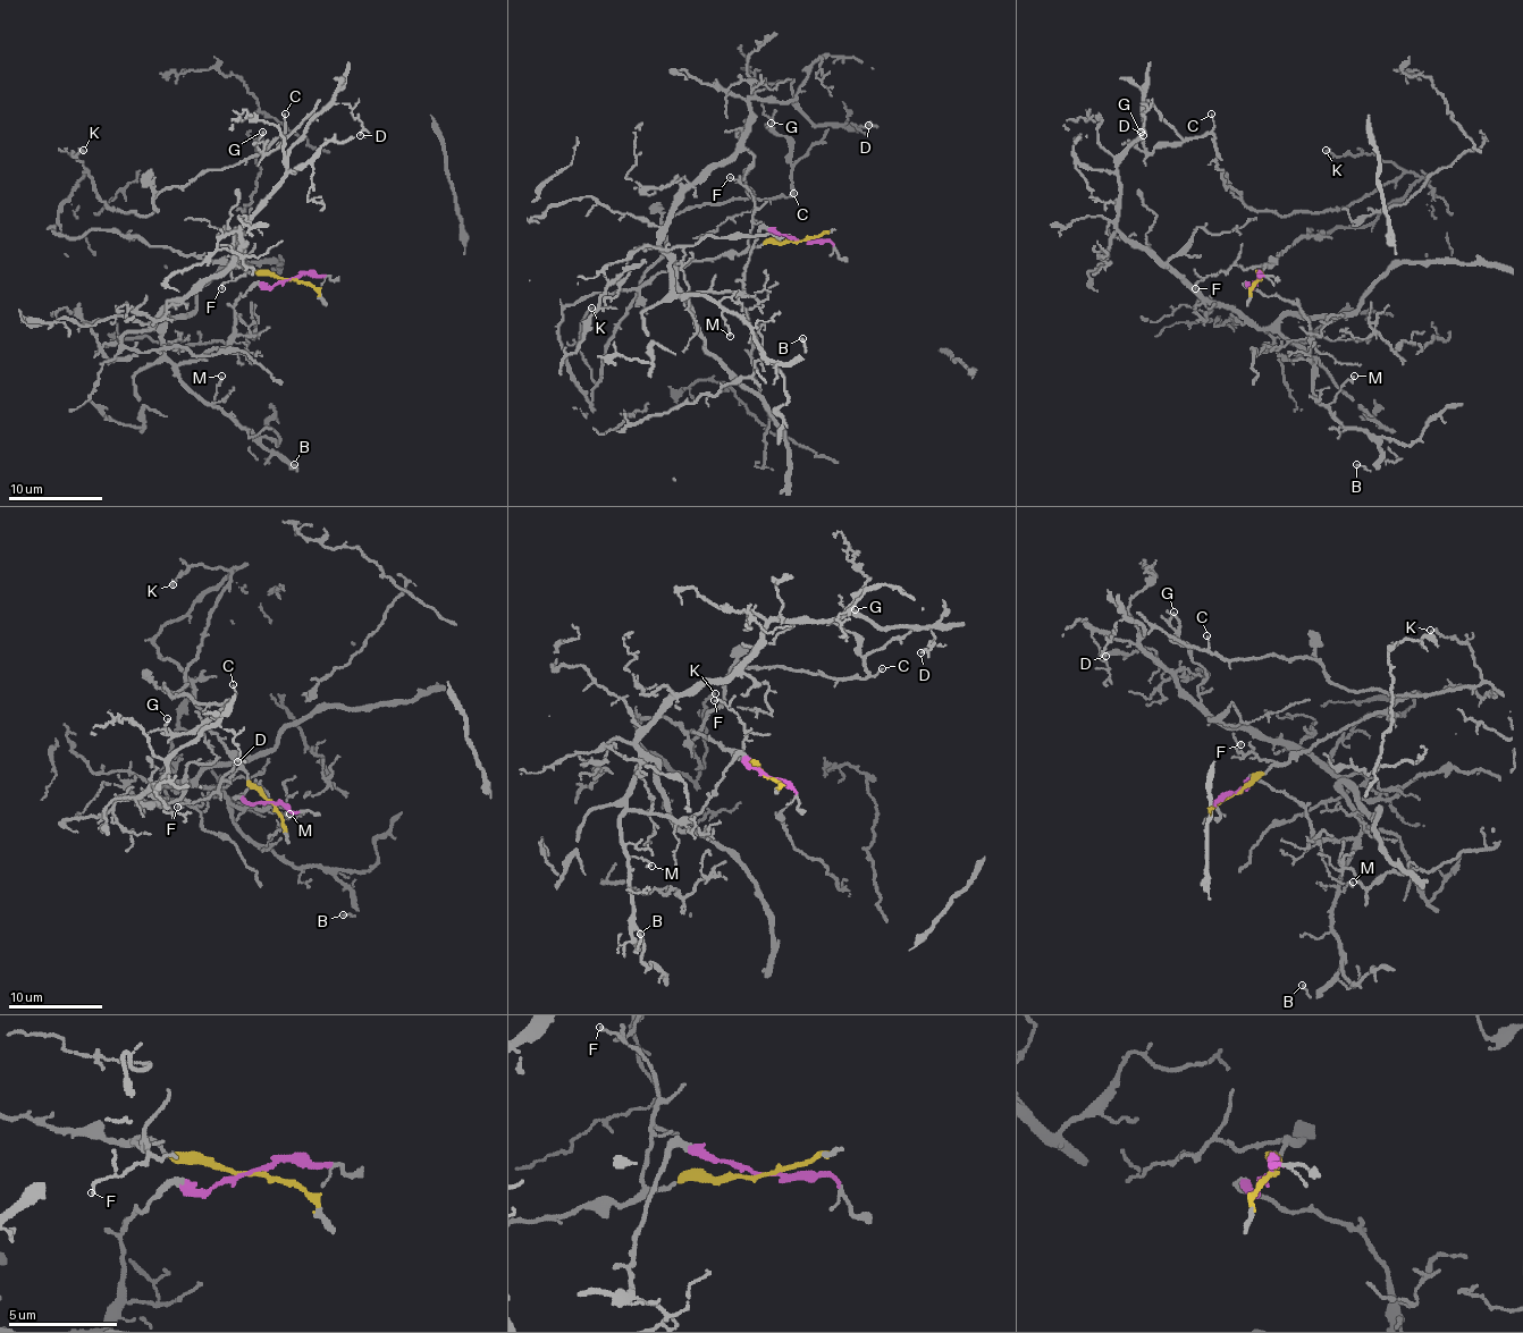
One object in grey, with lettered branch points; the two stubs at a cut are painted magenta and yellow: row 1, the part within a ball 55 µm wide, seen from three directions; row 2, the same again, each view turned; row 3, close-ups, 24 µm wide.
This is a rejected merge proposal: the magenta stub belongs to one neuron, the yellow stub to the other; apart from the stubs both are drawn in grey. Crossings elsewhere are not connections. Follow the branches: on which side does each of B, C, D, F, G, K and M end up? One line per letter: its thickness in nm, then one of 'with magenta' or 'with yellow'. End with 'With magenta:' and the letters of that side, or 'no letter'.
B: 130 nm | with magenta
C: 110 nm | with yellow
D: 100 nm | with magenta
F: 140 nm | with yellow
G: 140 nm | with yellow
K: 190 nm | with yellow
M: 140 nm | with magenta
With magenta: B, D, M

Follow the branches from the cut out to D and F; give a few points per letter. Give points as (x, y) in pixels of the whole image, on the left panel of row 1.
D: (291, 279), (237, 300), (225, 347), (168, 361), (152, 323), (240, 253), (319, 115), (345, 102), (359, 135)
F: (291, 279), (255, 275), (242, 264), (246, 272), (220, 288)

